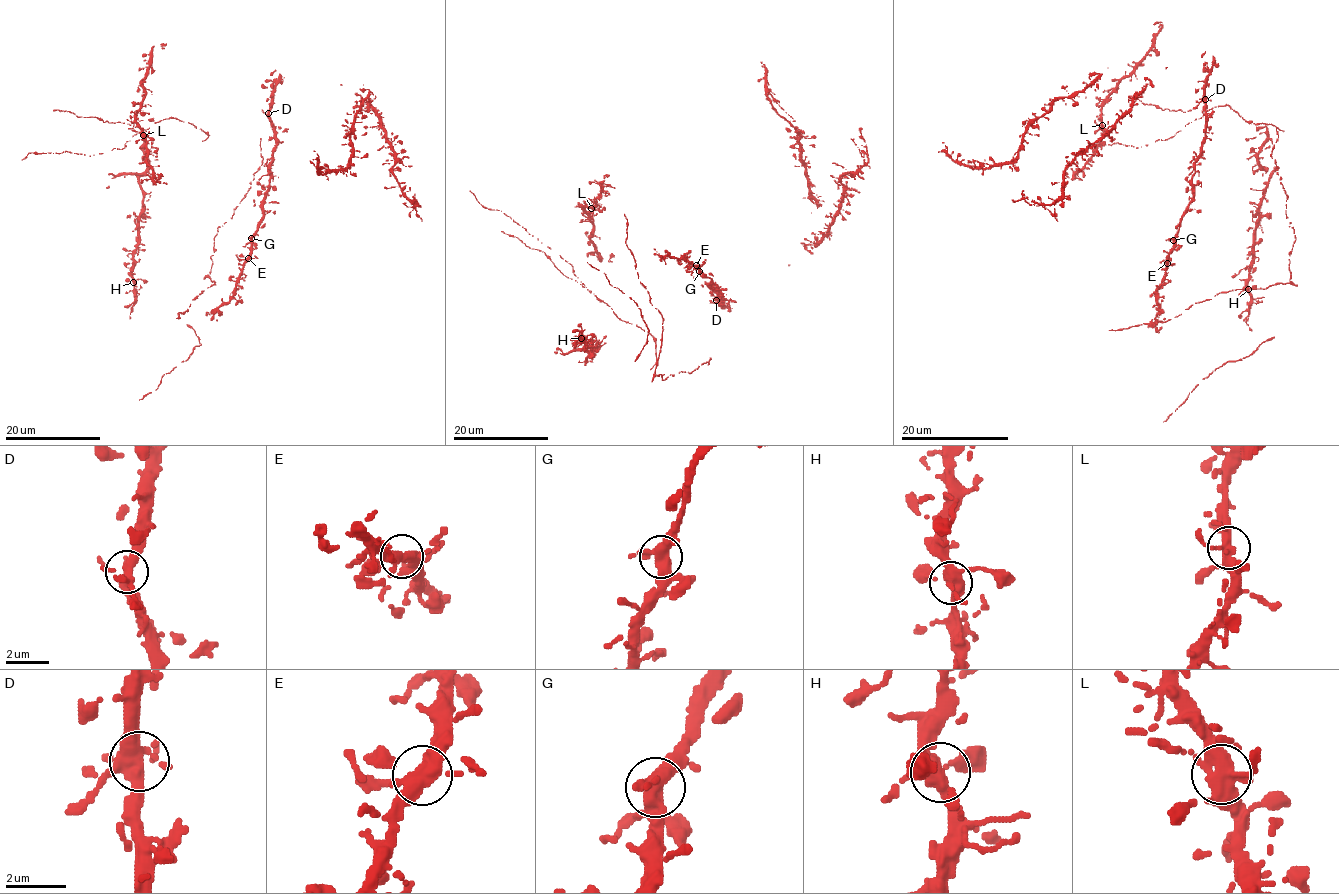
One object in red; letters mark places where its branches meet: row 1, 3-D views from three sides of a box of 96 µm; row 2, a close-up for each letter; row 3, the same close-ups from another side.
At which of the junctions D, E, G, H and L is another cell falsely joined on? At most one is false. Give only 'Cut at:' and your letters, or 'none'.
Cut at: none

